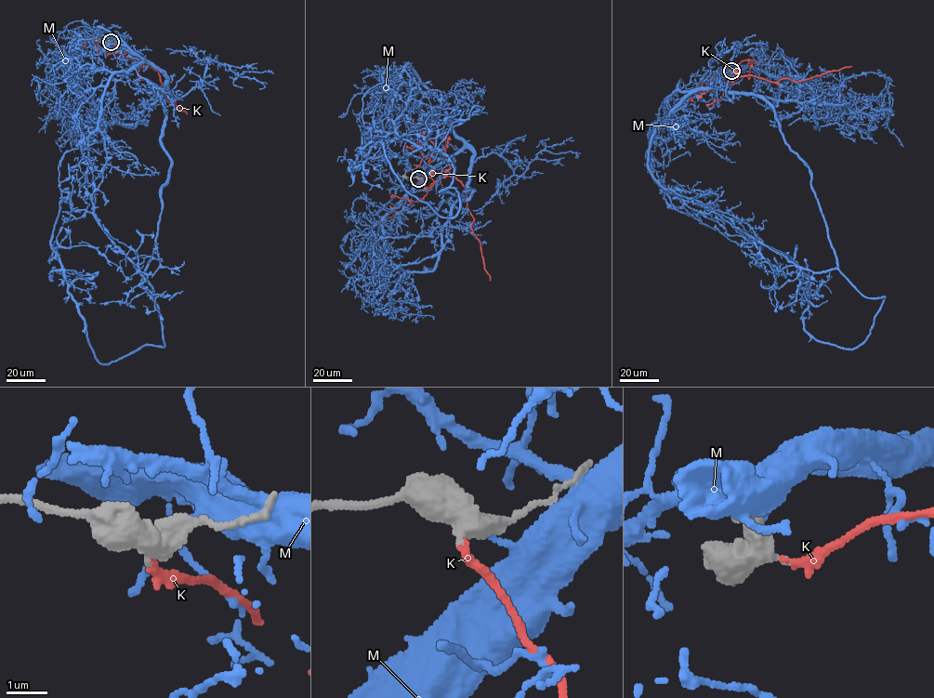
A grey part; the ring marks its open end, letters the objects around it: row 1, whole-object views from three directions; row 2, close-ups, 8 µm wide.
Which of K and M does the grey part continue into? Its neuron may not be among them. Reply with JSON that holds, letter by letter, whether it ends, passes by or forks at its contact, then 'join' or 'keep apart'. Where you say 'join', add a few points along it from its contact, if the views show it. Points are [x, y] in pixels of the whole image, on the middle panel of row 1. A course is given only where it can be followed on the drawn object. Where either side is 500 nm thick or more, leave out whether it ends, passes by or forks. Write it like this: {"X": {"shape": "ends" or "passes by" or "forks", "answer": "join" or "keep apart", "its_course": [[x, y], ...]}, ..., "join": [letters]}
{"K": {"shape": "ends", "answer": "join", "its_course": [[418, 179], [430, 188], [440, 176], [453, 176], [465, 187], [474, 219], [471, 230], [490, 281]]}, "M": {"shape": "ends", "answer": "keep apart"}, "join": ["K"]}

